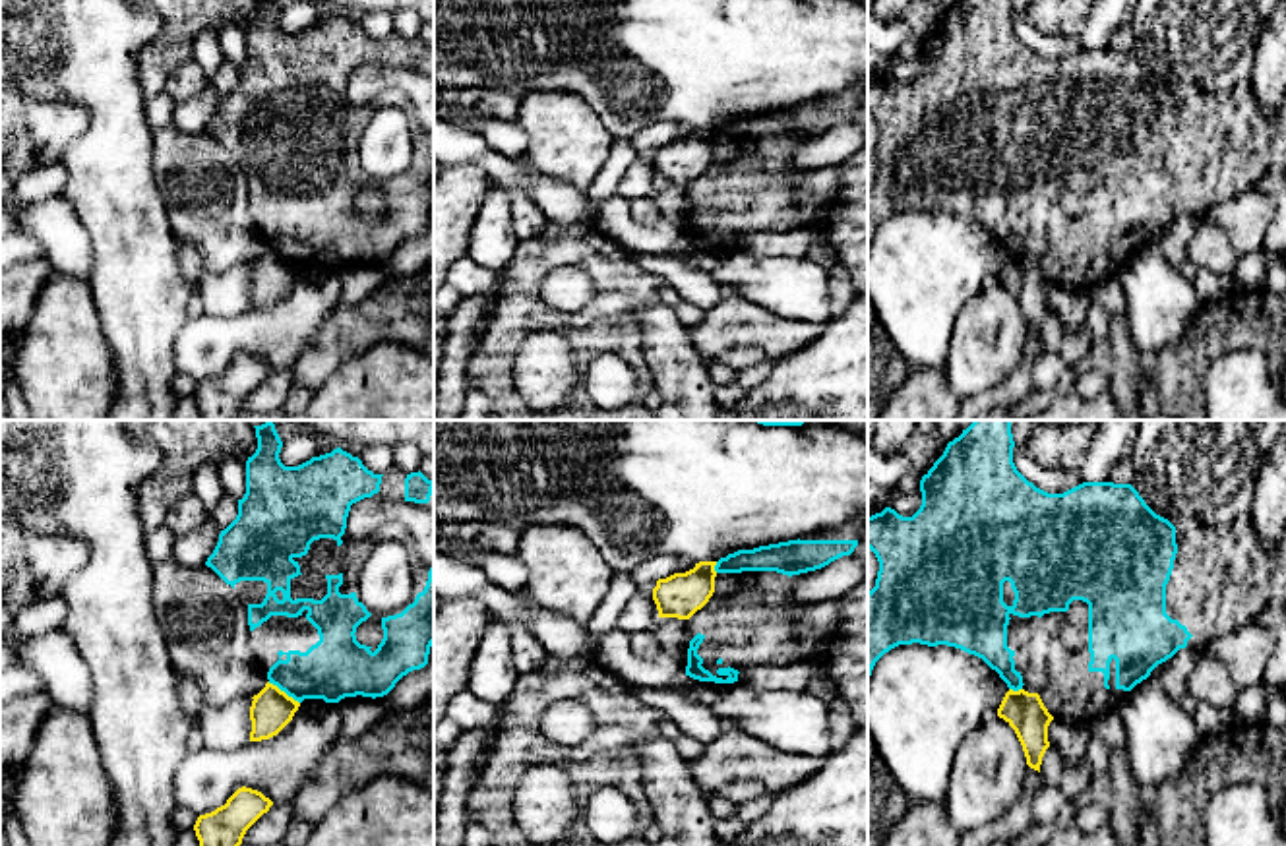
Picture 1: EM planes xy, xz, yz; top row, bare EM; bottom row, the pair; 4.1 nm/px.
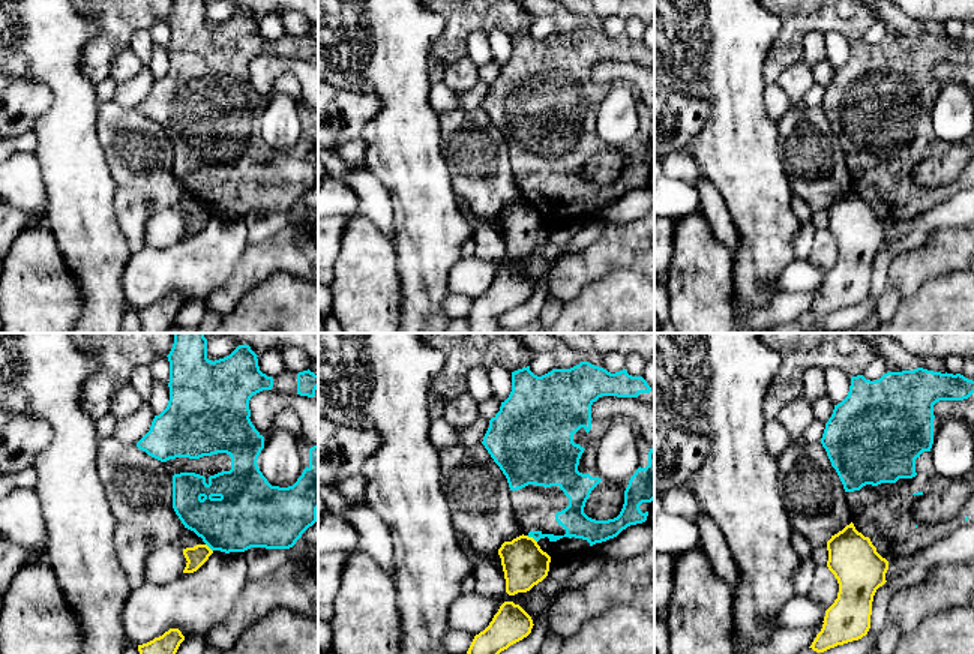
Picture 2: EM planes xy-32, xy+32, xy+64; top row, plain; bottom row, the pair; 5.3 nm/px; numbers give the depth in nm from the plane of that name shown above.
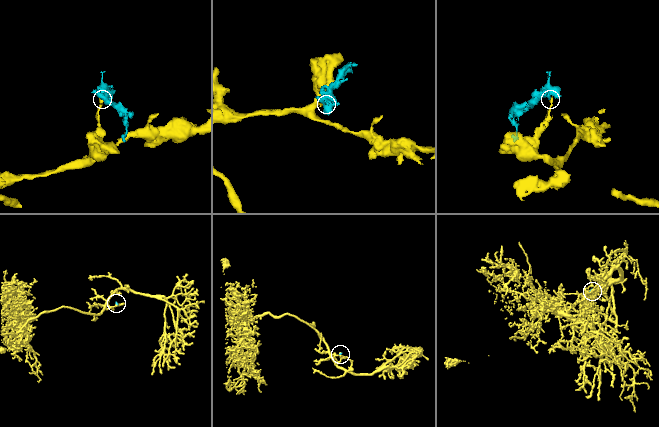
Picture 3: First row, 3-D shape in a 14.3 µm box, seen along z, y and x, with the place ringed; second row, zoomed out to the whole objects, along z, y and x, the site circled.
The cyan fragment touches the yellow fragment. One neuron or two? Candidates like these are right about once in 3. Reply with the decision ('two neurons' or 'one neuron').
two neurons

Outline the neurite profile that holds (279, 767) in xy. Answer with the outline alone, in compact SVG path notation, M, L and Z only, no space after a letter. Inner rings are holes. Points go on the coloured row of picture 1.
M335 703L300 705L273 738L248 741L234 751L201 747L174 774L178 805L198 817L225 805L242 786L273 803L292 803L337 745L343 718Z

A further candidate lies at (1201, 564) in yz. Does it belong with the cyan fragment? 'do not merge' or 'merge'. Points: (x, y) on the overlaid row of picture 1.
merge

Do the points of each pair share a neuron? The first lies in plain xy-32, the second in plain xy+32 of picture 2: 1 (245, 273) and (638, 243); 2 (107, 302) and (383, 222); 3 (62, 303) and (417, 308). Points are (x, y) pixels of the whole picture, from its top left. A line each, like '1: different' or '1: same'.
1: same
2: different
3: different

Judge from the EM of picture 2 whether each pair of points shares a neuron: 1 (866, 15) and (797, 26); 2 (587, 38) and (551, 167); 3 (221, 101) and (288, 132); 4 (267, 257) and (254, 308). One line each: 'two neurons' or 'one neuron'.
1: one neuron
2: one neuron
3: two neurons
4: two neurons

